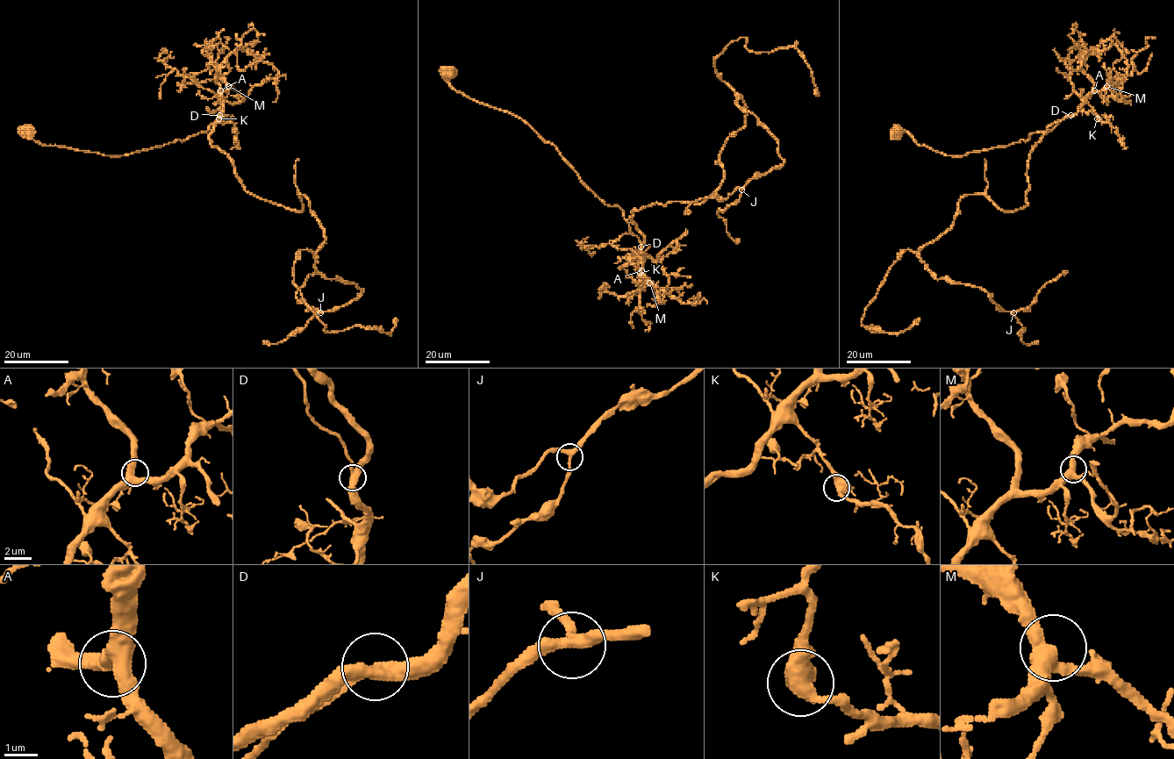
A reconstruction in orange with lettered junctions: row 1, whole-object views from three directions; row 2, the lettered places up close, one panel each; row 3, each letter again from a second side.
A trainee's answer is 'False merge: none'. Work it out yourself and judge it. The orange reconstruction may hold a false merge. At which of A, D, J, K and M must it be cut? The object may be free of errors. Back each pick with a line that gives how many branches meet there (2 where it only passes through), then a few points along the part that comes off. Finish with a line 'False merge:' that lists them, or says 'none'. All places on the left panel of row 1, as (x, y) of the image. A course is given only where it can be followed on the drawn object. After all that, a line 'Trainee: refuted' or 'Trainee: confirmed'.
False merge: none
Trainee: confirmed

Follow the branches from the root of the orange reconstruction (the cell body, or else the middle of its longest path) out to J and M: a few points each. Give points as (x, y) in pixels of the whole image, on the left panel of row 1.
J: (26, 132), (123, 156), (220, 115), (243, 188), (303, 194), (315, 268), (362, 291), (320, 312)
M: (26, 132), (46, 146), (128, 155), (207, 132), (219, 118), (222, 92), (228, 86)

